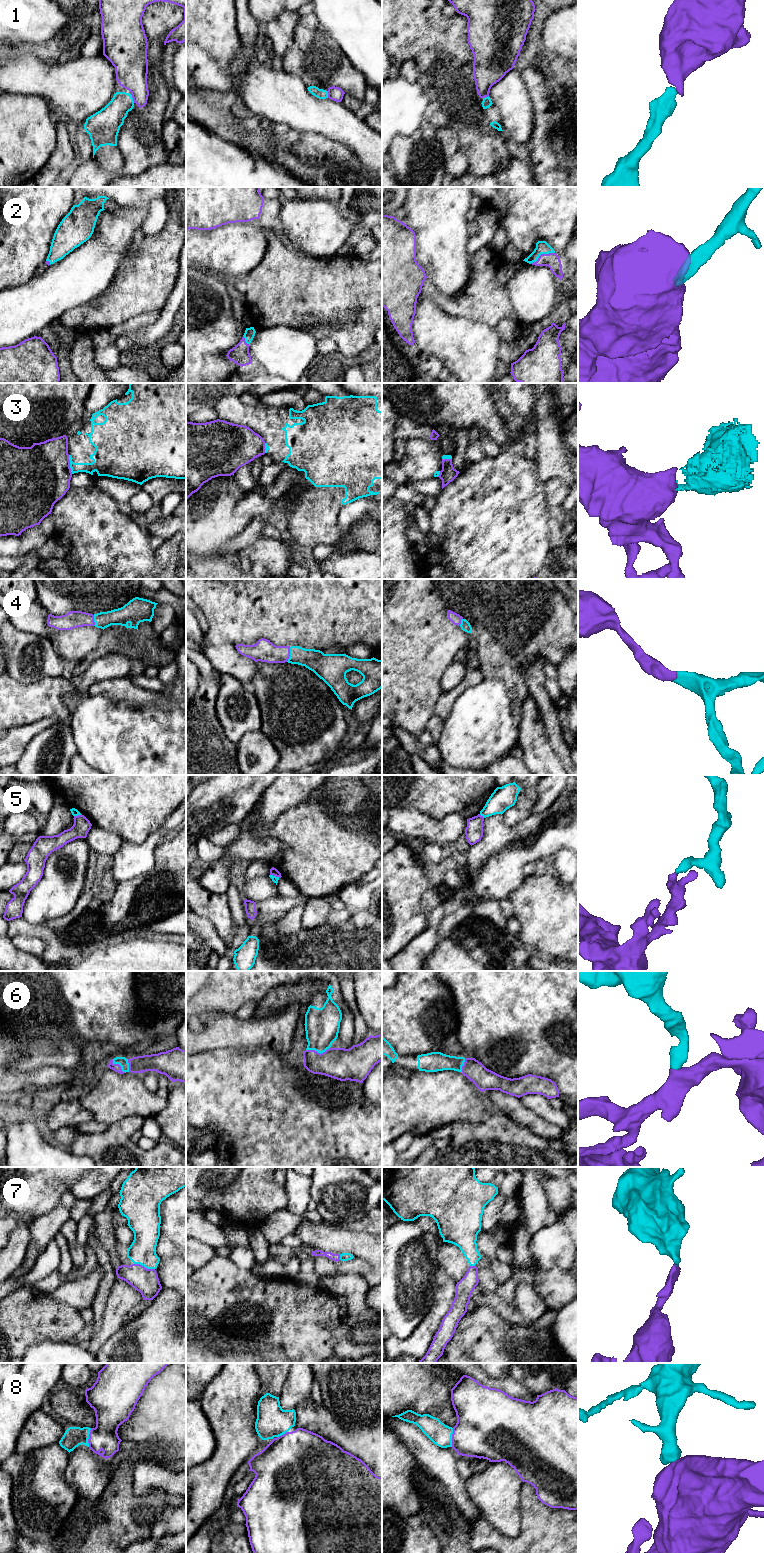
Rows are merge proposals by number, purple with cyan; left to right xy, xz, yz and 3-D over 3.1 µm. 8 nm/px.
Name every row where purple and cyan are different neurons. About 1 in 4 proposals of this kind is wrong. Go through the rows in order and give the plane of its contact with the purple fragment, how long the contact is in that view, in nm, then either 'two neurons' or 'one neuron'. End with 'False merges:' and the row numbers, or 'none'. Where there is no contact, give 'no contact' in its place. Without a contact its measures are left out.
1: xy | 80 nm | one neuron
2: yz | 220 nm | one neuron
3: xy | 160 nm | two neurons
4: xz | 120 nm | one neuron
5: yz | 50 nm | two neurons
6: xz | 190 nm | one neuron
7: xy | 180 nm | one neuron
8: xy | 150 nm | one neuron
False merges: 3, 5

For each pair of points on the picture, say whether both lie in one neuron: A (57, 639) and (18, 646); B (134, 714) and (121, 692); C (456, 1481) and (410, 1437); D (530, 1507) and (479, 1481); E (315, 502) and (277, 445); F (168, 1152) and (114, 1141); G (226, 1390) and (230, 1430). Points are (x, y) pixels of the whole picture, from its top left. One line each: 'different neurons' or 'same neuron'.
A: different neurons
B: different neurons
C: same neuron
D: different neurons
E: same neuron
F: same neuron
G: same neuron

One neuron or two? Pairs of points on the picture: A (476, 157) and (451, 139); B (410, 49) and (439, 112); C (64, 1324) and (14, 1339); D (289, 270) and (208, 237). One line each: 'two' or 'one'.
A: two
B: one
C: one
D: two

